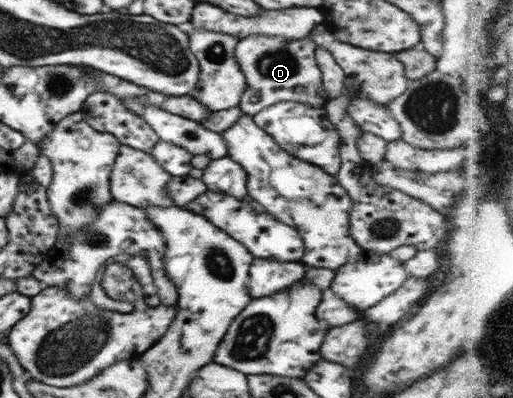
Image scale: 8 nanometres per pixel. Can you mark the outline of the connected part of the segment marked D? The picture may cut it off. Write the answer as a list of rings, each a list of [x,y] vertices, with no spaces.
[[[308,34],[305,38],[294,38],[287,40],[281,36],[251,35],[239,39],[235,45],[234,57],[239,64],[241,72],[245,75],[247,86],[242,94],[238,107],[248,115],[253,116],[279,100],[300,102],[315,108],[325,107],[329,96],[322,85],[322,72],[315,58],[316,44],[312,36]]]

